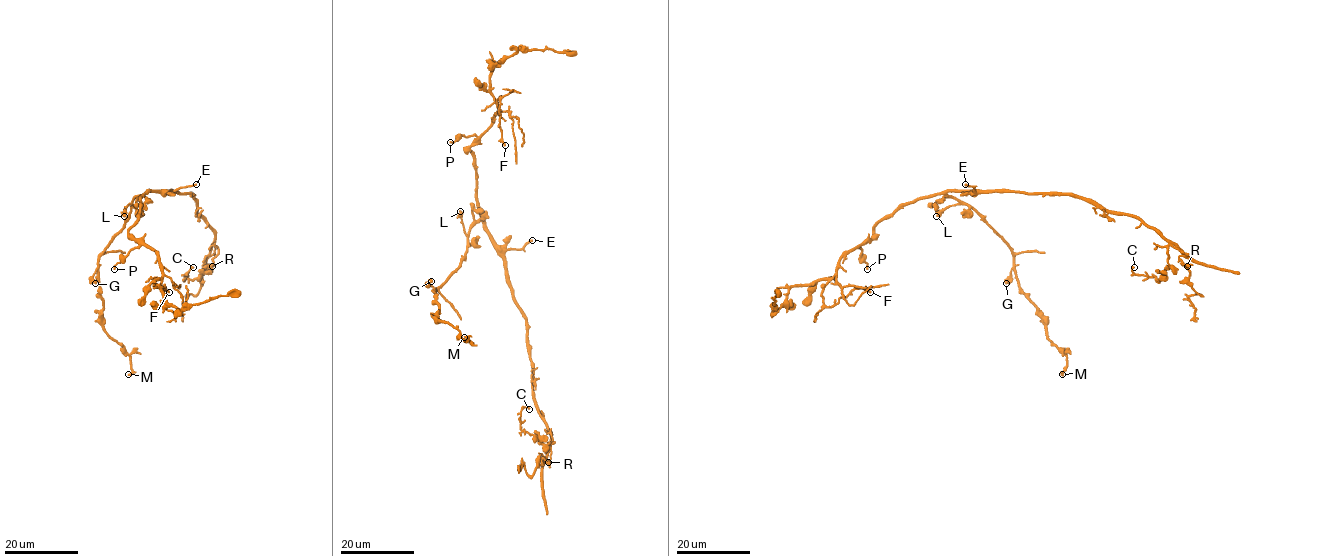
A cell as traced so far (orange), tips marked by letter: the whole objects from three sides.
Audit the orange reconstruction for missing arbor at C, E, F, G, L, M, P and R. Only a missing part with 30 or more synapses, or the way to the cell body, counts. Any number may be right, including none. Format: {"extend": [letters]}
{"extend": []}

